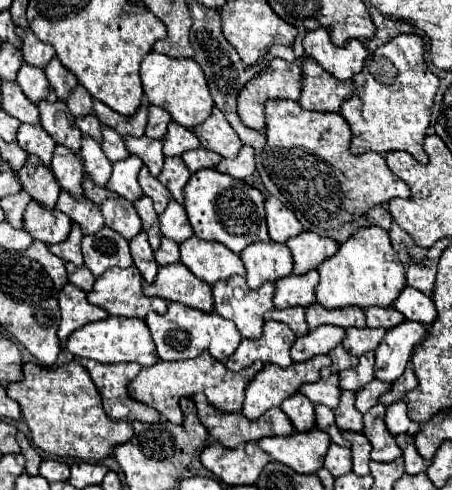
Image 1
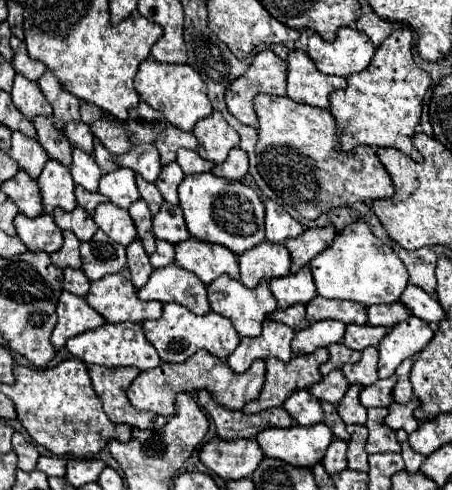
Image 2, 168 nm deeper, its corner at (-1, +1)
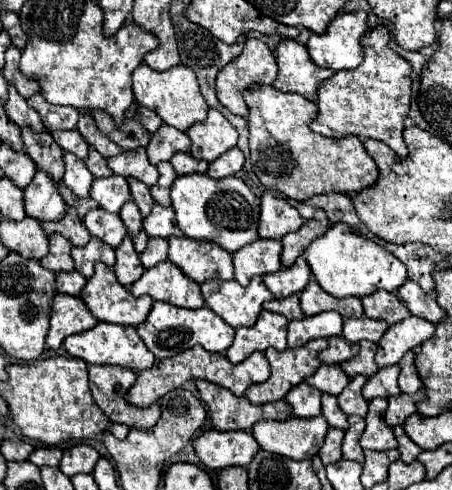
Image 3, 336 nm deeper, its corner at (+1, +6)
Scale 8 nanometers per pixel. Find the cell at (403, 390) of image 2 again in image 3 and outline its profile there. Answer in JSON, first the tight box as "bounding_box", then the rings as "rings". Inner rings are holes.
{"bounding_box":[398,352,422,394],"rings":[[[406,352],[406,356],[402,356],[398,366],[400,366],[400,378],[398,378],[400,390],[404,394],[414,394],[422,386],[416,366],[414,366],[414,352]]]}

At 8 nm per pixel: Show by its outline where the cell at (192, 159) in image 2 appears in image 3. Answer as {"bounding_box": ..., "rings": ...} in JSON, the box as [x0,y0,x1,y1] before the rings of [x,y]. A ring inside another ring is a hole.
{"bounding_box":[172,152,208,174],"rings":[[[178,152],[172,160],[172,166],[178,174],[194,174],[194,172],[206,172],[208,162],[206,160],[198,160],[194,156],[190,156],[188,152]]]}

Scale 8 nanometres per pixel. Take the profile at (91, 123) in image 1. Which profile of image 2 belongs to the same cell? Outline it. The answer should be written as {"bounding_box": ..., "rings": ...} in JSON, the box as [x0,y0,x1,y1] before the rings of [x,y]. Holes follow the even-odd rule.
{"bounding_box":[62,121,94,155],"rings":[[[82,121],[80,123],[68,123],[62,131],[64,131],[64,135],[66,135],[66,139],[68,139],[68,143],[72,147],[82,149],[84,153],[92,155],[94,137],[92,137],[92,133],[90,133],[90,129],[88,129],[86,123],[82,123]]]}

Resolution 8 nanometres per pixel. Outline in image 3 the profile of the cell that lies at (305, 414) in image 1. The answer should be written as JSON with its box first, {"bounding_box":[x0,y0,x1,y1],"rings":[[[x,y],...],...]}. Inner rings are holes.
{"bounding_box":[286,382,320,418],"rings":[[[306,382],[294,386],[288,394],[286,394],[286,402],[292,406],[294,416],[300,418],[314,418],[320,416],[320,394],[316,388],[308,386]]]}

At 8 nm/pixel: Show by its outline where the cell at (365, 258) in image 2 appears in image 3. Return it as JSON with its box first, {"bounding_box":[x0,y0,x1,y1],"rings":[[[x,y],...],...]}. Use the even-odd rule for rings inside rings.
{"bounding_box":[304,222,406,298],"rings":[[[344,222],[332,224],[322,238],[314,240],[306,252],[304,258],[308,260],[312,274],[316,282],[326,290],[330,296],[336,298],[364,298],[368,294],[374,294],[376,290],[386,290],[386,292],[396,292],[404,282],[406,282],[406,266],[390,254],[386,248],[376,244],[374,240],[358,234]]]}

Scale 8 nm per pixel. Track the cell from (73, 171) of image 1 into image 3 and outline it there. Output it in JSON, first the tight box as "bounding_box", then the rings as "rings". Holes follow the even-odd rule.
{"bounding_box":[24,172,66,222],"rings":[[[36,172],[34,180],[24,190],[26,214],[44,222],[44,220],[60,220],[66,212],[66,202],[58,192],[58,184],[46,176],[46,172]]]}

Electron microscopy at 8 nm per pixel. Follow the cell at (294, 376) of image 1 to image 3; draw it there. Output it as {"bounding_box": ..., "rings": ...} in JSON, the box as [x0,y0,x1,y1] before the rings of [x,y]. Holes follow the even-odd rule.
{"bounding_box":[246,340,326,404],"rings":[[[310,340],[306,346],[300,348],[286,348],[278,352],[274,348],[266,350],[266,358],[270,362],[270,378],[262,384],[254,384],[246,390],[246,398],[252,404],[268,404],[282,400],[290,388],[304,382],[312,376],[318,366],[318,354],[326,348],[326,340]]]}

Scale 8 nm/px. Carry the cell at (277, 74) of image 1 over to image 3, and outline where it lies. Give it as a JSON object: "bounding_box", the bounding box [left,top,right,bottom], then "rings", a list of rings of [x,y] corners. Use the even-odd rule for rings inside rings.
{"bounding_box":[216,40,278,116],"rings":[[[246,40],[246,46],[238,58],[234,58],[216,78],[216,96],[222,106],[226,106],[232,114],[248,116],[248,106],[242,98],[244,90],[248,90],[252,84],[272,84],[278,76],[278,64],[272,54],[272,50],[262,40]]]}

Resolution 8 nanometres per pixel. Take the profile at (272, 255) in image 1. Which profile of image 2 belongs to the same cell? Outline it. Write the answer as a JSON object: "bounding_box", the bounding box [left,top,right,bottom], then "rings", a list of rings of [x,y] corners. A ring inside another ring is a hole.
{"bounding_box":[238,241,290,289],"rings":[[[262,241],[254,249],[246,251],[238,259],[240,281],[254,289],[262,279],[270,281],[274,277],[284,277],[290,271],[290,253],[280,243]]]}

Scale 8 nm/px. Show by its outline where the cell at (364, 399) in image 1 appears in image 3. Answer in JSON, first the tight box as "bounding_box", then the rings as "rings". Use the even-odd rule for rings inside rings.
{"bounding_box":[362,366,400,400],"rings":[[[386,366],[386,368],[380,368],[374,376],[368,378],[364,390],[362,390],[362,396],[366,400],[372,400],[372,398],[390,398],[390,396],[398,396],[400,390],[398,390],[398,374],[400,374],[400,368],[398,366]]]}

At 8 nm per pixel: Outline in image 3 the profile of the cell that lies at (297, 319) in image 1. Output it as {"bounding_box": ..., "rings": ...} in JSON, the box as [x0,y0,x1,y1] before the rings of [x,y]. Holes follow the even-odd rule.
{"bounding_box":[264,294,304,320],"rings":[[[296,294],[294,296],[288,296],[288,298],[282,298],[282,300],[266,302],[264,308],[270,310],[270,312],[276,312],[276,314],[282,314],[288,320],[302,320],[304,318],[304,314],[300,310],[300,300],[298,300]]]}

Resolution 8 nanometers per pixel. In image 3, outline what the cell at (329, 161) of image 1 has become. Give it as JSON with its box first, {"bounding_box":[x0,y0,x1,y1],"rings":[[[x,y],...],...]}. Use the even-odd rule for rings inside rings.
{"bounding_box":[244,86,378,202],"rings":[[[252,86],[244,92],[244,100],[248,104],[248,130],[250,130],[250,160],[252,170],[262,182],[264,188],[282,194],[296,202],[306,202],[318,194],[342,192],[354,196],[378,182],[378,166],[364,150],[364,144],[356,136],[348,136],[342,140],[324,138],[310,130],[310,122],[318,116],[318,108],[314,102],[304,100],[300,94],[286,94],[276,90],[274,86]]]}

